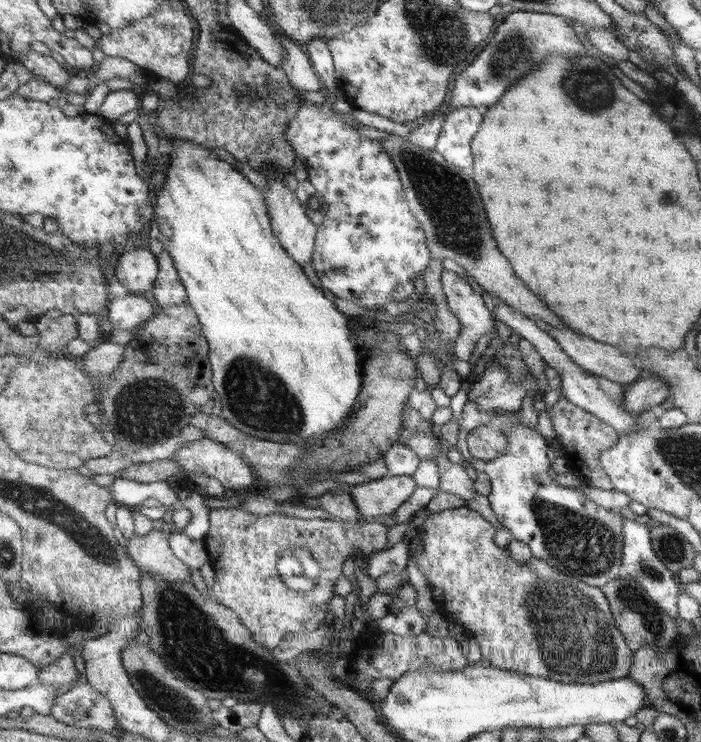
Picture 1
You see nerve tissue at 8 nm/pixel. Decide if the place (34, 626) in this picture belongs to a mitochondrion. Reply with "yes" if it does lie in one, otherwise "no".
no

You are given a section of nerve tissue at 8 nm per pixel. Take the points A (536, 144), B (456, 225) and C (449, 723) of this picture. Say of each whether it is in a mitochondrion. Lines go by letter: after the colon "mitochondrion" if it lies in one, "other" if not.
A: other
B: mitochondrion
C: other

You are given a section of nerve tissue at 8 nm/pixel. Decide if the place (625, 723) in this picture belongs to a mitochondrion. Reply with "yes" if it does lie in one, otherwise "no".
no

